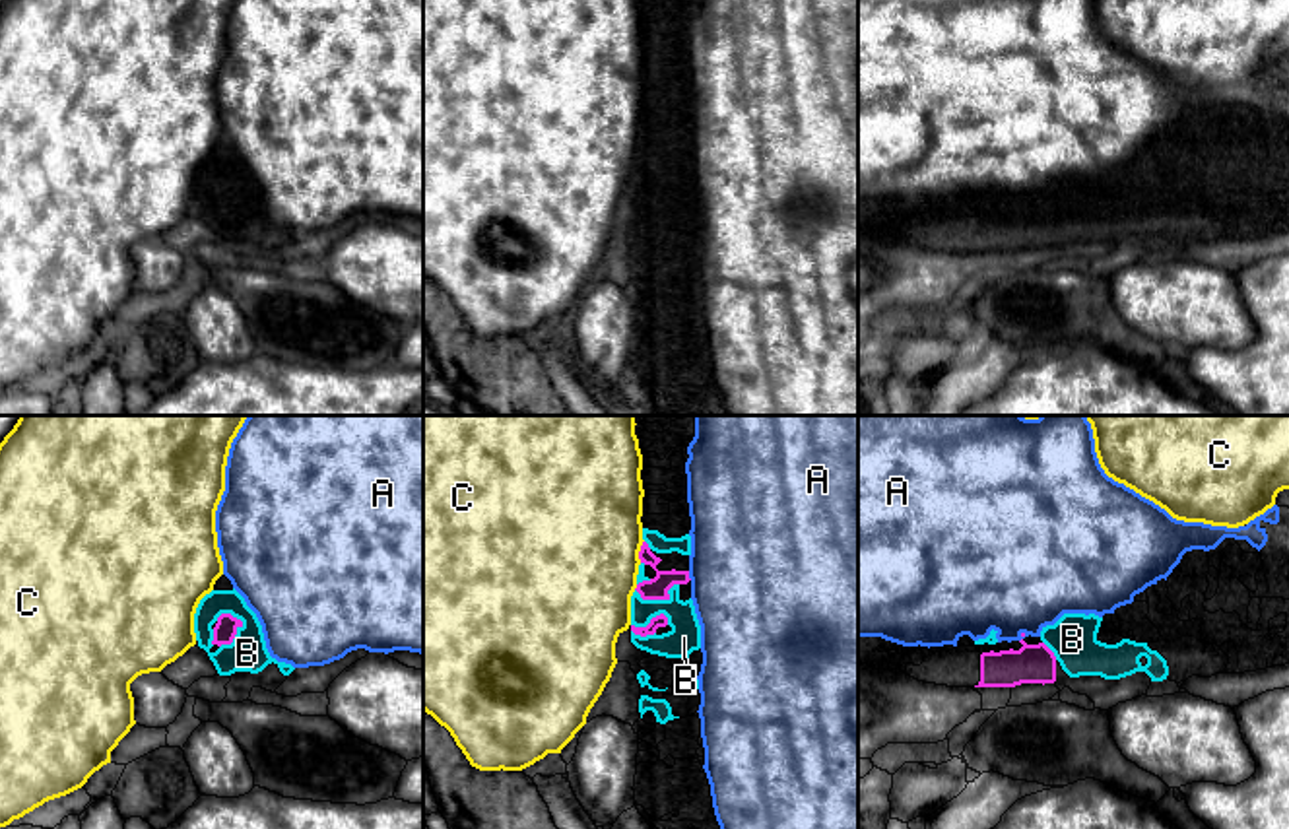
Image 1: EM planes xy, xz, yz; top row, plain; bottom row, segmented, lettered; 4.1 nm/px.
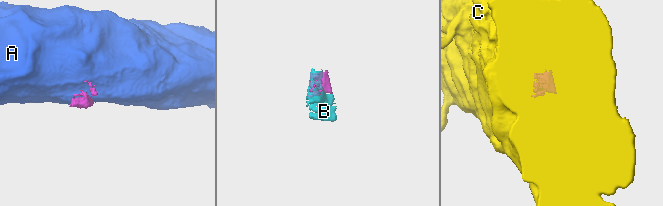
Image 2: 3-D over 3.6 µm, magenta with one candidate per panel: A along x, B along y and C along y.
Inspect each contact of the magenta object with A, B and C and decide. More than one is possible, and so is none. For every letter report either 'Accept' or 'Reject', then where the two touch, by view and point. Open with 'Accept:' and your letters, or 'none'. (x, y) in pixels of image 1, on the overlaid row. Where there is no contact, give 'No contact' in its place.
Accept: B
A: Reject. Touches magenta at xz (688, 575)
B: Accept. Touches magenta at xy (235, 631)
C: Reject. Touches magenta at xz (639, 552)

